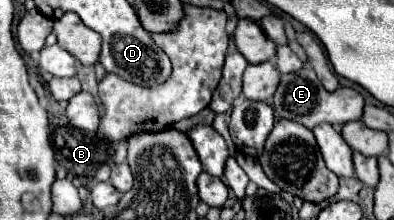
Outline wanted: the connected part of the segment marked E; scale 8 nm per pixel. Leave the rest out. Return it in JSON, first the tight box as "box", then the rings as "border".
{"box":[273,66,365,128],"border":[[[303,66],[299,72],[291,72],[291,74],[281,76],[279,88],[273,96],[273,106],[281,118],[299,122],[307,128],[315,128],[323,122],[337,126],[337,124],[347,124],[351,120],[361,120],[365,100],[353,88],[337,88],[335,92],[327,92],[323,88],[323,84],[317,80],[315,72],[309,66]]]}

